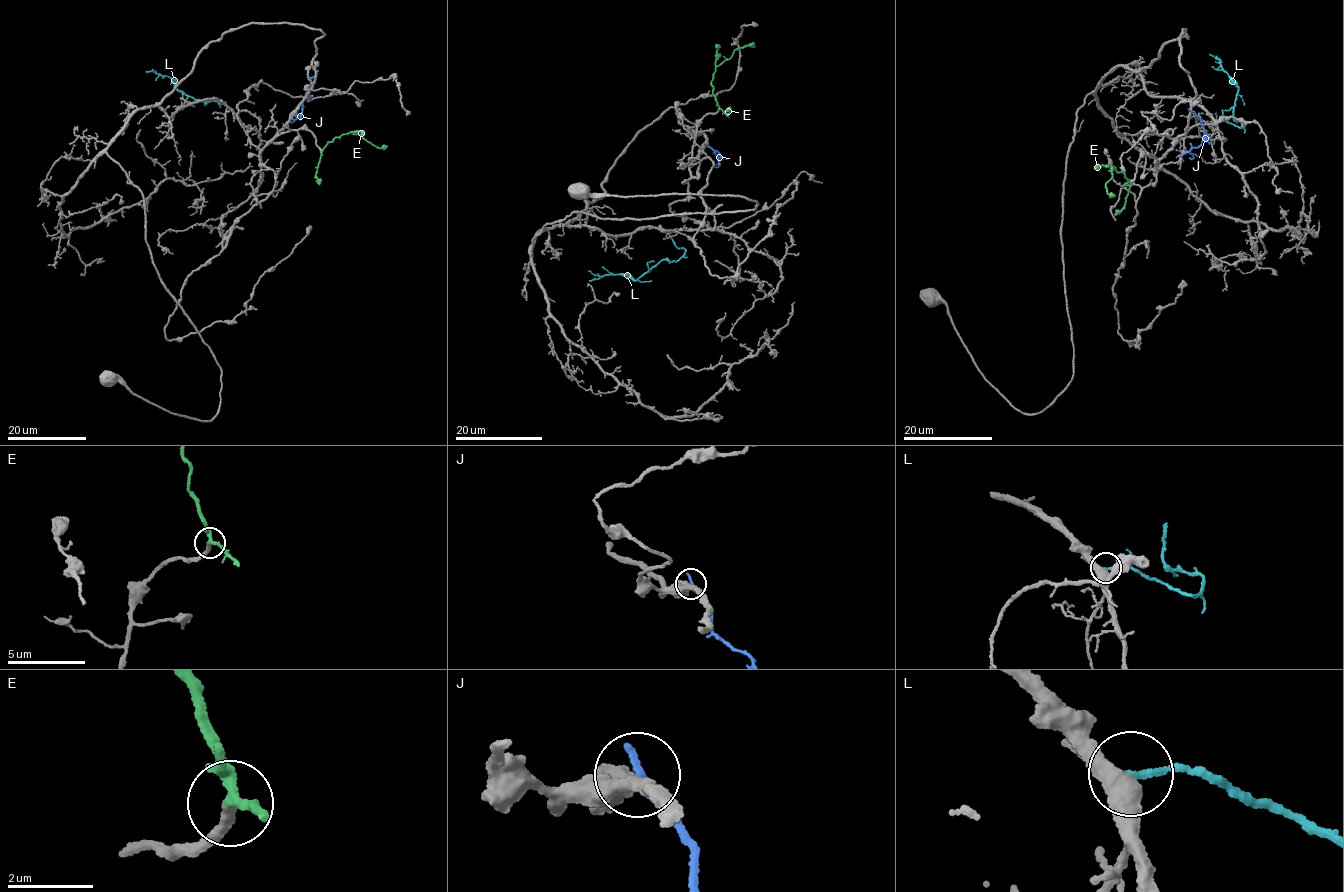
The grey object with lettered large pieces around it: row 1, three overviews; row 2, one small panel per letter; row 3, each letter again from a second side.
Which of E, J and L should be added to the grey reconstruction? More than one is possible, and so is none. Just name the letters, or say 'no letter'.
E, L

